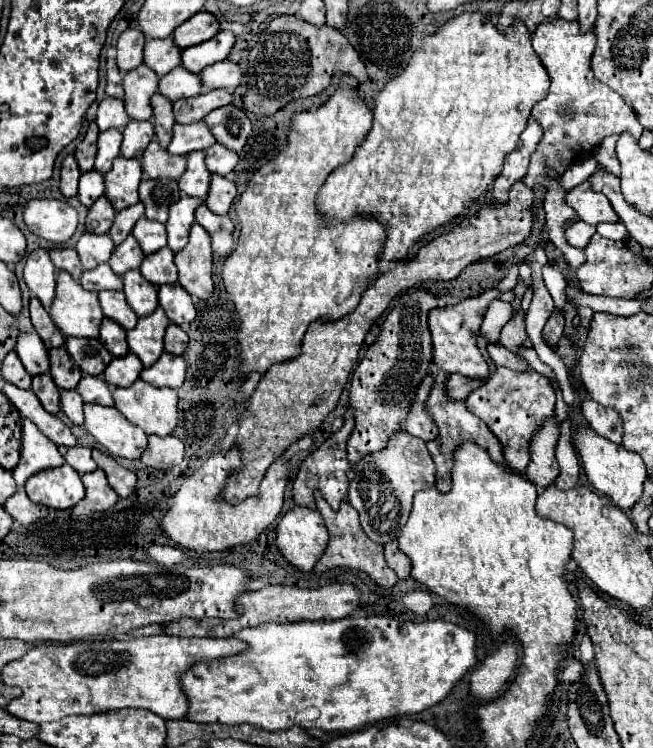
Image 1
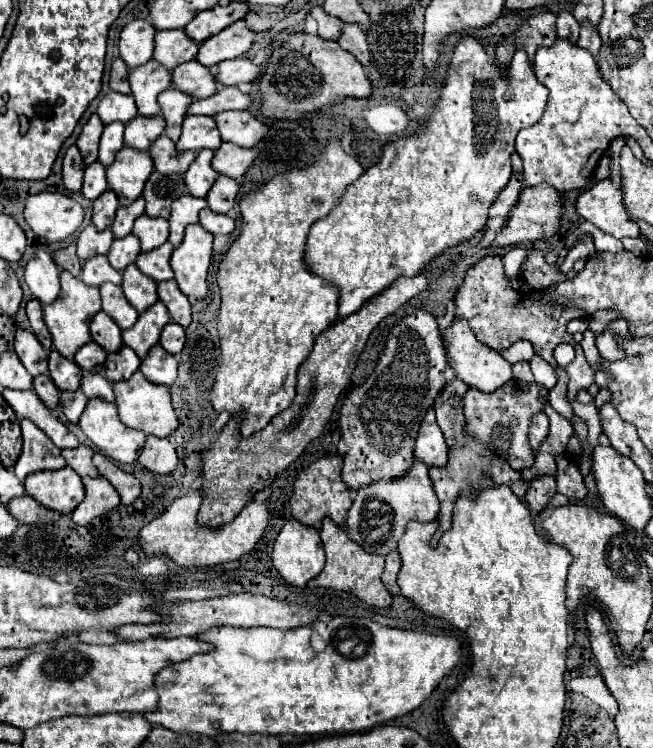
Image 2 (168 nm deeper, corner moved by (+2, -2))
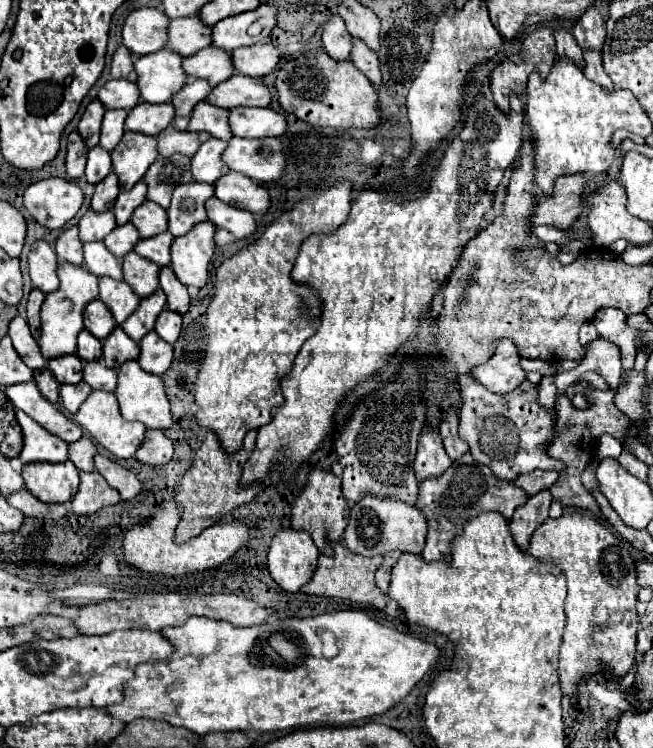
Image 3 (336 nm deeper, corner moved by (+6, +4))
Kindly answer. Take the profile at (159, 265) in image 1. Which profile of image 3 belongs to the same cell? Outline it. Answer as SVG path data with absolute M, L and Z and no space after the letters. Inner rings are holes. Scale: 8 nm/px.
M164 231L164 233L160 233L160 235L156 235L156 237L140 239L140 241L136 243L134 251L136 251L140 257L156 263L158 267L168 267L168 265L170 265L170 243L172 243L172 239L174 239L174 237L172 237L168 231Z

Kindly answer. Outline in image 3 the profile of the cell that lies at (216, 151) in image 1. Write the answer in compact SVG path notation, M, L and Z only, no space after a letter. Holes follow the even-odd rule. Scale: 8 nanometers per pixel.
M232 137L222 161L232 169L256 181L276 181L284 169L282 145L276 137L244 139Z

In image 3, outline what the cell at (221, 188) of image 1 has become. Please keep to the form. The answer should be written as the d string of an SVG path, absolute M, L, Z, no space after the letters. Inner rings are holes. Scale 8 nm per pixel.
M228 171L214 183L216 191L214 195L228 203L236 205L238 209L250 211L250 213L266 213L270 207L270 197L262 185L252 181L246 175L240 175L236 171Z

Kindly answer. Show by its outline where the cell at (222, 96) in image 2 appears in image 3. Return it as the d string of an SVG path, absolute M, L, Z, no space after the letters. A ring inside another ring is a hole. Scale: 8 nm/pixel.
M232 75L224 83L216 85L212 93L206 97L210 105L216 107L268 107L270 103L270 91L256 79L244 77L244 75Z

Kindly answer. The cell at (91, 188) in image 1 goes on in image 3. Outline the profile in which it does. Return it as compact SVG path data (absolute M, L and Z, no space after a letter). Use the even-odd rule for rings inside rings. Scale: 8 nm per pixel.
M94 147L88 151L88 165L86 165L86 181L96 185L100 183L108 173L112 171L112 163L110 163L110 153L100 149L100 147Z

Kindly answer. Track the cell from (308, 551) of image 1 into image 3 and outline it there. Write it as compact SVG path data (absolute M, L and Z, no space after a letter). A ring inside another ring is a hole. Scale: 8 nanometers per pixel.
M280 529L268 549L268 571L286 591L296 593L316 569L318 549L306 531Z

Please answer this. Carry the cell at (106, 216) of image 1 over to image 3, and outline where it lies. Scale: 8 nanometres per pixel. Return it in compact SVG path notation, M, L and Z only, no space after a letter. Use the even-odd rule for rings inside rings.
M110 173L106 179L102 179L98 185L96 185L96 191L92 195L92 211L96 213L104 213L104 211L112 211L114 207L114 201L118 197L118 181L116 181L116 175Z

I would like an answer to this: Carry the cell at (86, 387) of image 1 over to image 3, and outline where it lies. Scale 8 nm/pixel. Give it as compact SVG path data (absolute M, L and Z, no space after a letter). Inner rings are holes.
M100 361L84 363L84 381L92 389L102 389L102 391L114 391L116 389L116 371L104 367Z

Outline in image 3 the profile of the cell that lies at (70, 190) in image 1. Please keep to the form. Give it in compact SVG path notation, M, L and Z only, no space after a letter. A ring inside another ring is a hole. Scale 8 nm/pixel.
M74 131L68 137L68 155L66 155L66 173L72 179L78 179L84 175L84 167L86 167L86 153L88 147L82 141L82 137Z

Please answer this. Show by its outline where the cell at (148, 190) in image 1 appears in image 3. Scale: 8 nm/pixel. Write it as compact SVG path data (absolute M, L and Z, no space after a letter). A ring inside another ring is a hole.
M158 157L146 171L144 181L148 185L146 199L168 209L170 197L172 197L172 191L176 189L176 185L192 181L190 157L170 157L170 159Z

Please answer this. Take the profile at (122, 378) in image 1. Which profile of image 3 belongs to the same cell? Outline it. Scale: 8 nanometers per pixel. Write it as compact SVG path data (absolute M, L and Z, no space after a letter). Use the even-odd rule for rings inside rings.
M116 327L110 337L106 337L102 341L104 345L104 363L110 367L110 369L120 369L120 365L124 361L130 361L130 359L136 359L140 355L140 347L138 343L132 343L130 337L120 329Z

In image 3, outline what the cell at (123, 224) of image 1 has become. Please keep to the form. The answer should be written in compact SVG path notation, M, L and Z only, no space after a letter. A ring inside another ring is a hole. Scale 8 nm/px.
M144 181L136 183L132 191L124 191L118 195L116 199L116 205L114 205L114 215L116 215L116 223L118 225L124 225L130 221L134 209L138 205L142 205L146 201L146 185Z

